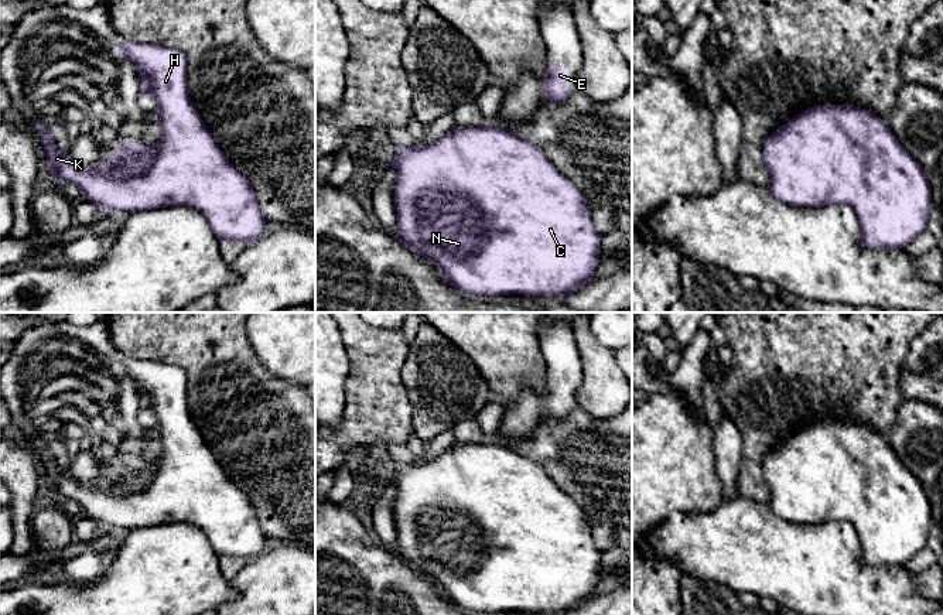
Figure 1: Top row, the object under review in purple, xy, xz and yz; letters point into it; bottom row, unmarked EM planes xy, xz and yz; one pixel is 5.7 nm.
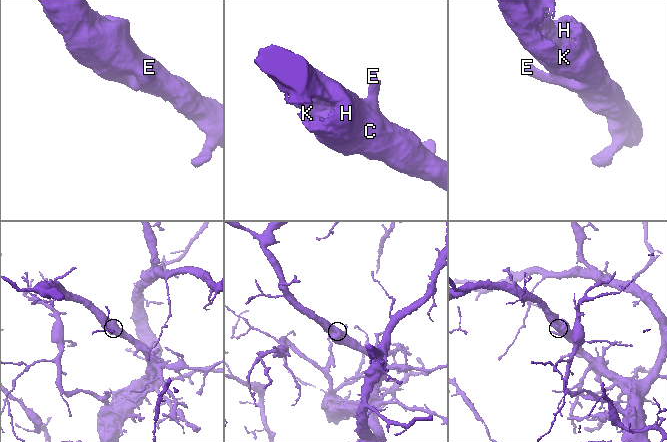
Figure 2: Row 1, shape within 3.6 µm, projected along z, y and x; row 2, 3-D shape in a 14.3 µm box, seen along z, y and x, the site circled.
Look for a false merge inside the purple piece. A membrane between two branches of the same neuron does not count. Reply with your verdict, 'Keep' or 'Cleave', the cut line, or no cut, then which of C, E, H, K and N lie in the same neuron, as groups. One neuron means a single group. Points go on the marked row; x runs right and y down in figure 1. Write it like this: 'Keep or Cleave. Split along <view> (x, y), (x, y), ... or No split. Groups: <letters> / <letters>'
Keep. No split. Groups: C E H K N

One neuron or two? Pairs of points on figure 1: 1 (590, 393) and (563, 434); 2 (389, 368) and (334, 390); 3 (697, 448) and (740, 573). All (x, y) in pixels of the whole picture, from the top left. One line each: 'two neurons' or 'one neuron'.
1: two neurons
2: two neurons
3: two neurons

